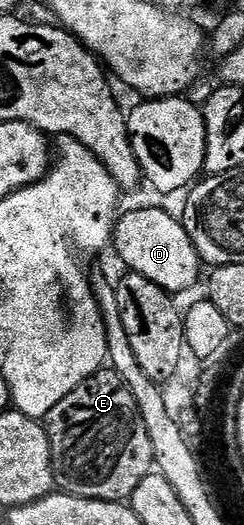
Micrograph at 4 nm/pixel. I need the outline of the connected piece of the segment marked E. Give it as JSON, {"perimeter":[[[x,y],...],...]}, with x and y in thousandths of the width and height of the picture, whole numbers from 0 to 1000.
{"perimeter":[[[422,699],[385,710],[295,752],[262,752],[230,775],[180,796],[197,851],[213,874],[213,905],[225,926],[299,947],[357,947],[381,954],[512,956],[574,928],[574,920],[635,891],[623,867],[623,840],[590,798],[561,779],[557,760],[496,726],[492,714],[451,699]]]}

